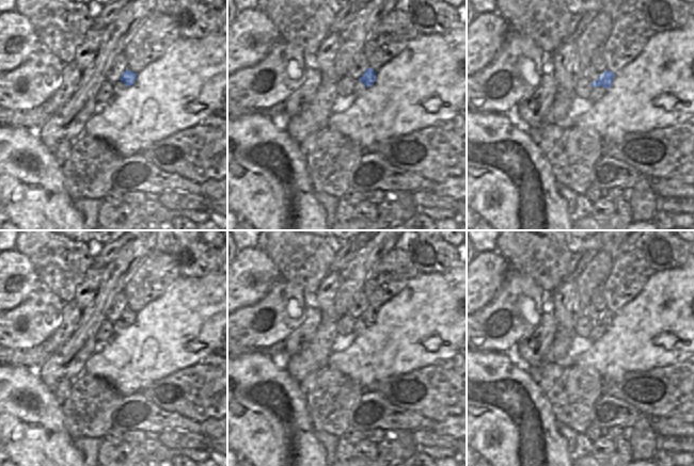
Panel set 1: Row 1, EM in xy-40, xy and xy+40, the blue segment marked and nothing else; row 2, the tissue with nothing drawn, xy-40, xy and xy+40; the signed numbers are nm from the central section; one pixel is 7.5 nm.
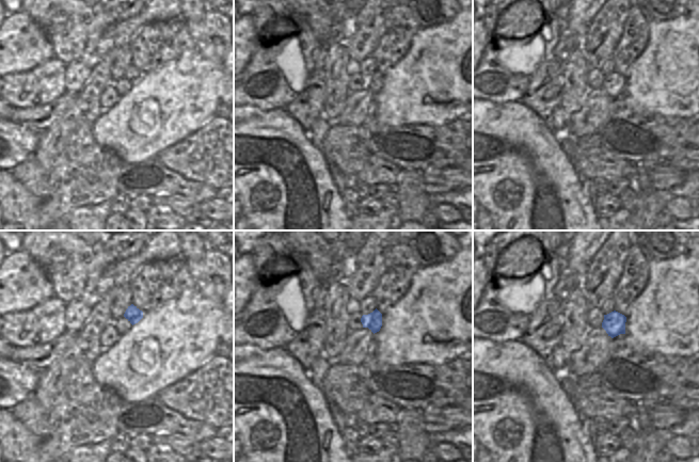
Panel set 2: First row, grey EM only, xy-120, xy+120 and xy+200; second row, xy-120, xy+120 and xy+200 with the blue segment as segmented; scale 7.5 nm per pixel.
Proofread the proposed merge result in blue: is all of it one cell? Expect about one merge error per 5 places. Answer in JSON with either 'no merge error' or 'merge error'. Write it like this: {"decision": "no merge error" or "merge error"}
{"decision": "no merge error"}

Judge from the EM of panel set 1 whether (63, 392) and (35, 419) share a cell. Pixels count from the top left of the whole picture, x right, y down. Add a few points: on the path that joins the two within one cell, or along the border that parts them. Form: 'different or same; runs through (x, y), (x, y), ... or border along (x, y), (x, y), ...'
different; border along (52, 391), (61, 404)

